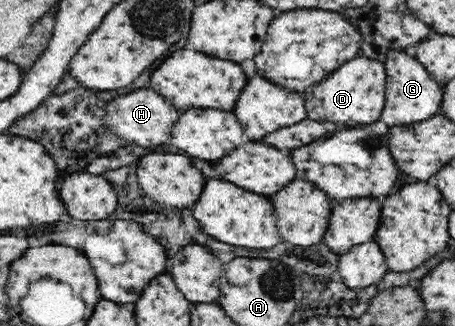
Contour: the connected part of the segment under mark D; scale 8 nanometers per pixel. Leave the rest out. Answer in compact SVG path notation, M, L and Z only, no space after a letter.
M361 54L339 65L329 76L301 93L307 118L335 124L367 124L377 122L385 104L386 70L384 63Z

